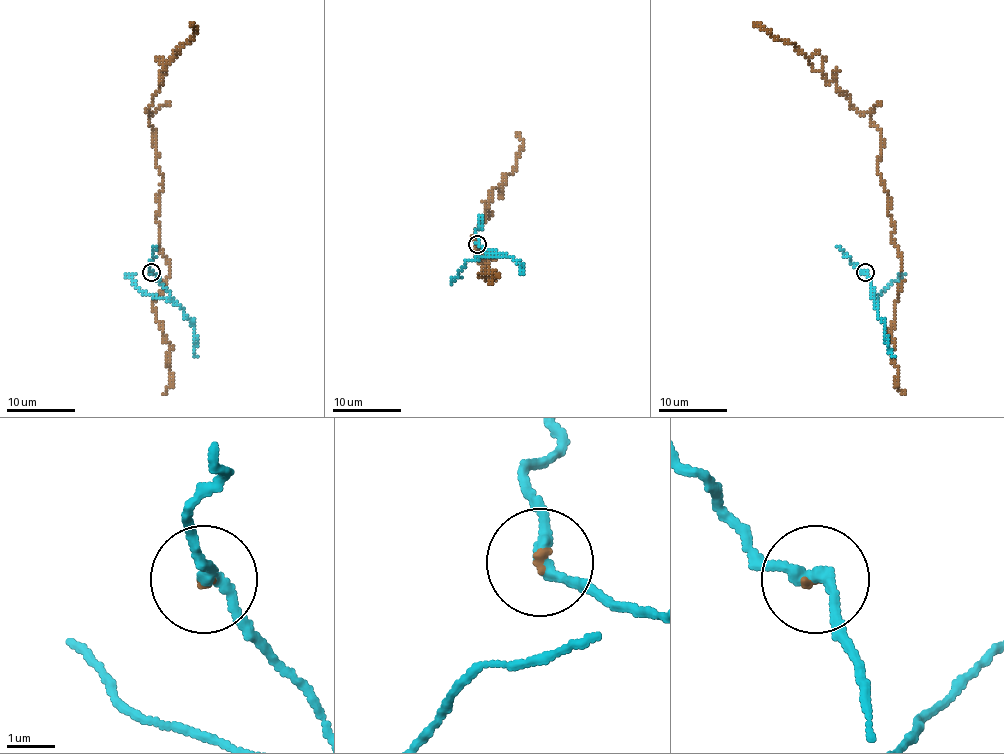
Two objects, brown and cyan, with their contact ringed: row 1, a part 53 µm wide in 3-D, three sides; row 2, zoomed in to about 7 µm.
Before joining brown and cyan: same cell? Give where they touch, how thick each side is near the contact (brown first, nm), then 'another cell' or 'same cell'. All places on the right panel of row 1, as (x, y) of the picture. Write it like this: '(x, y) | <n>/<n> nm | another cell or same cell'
(865, 272) | 80/240 nm | same cell

